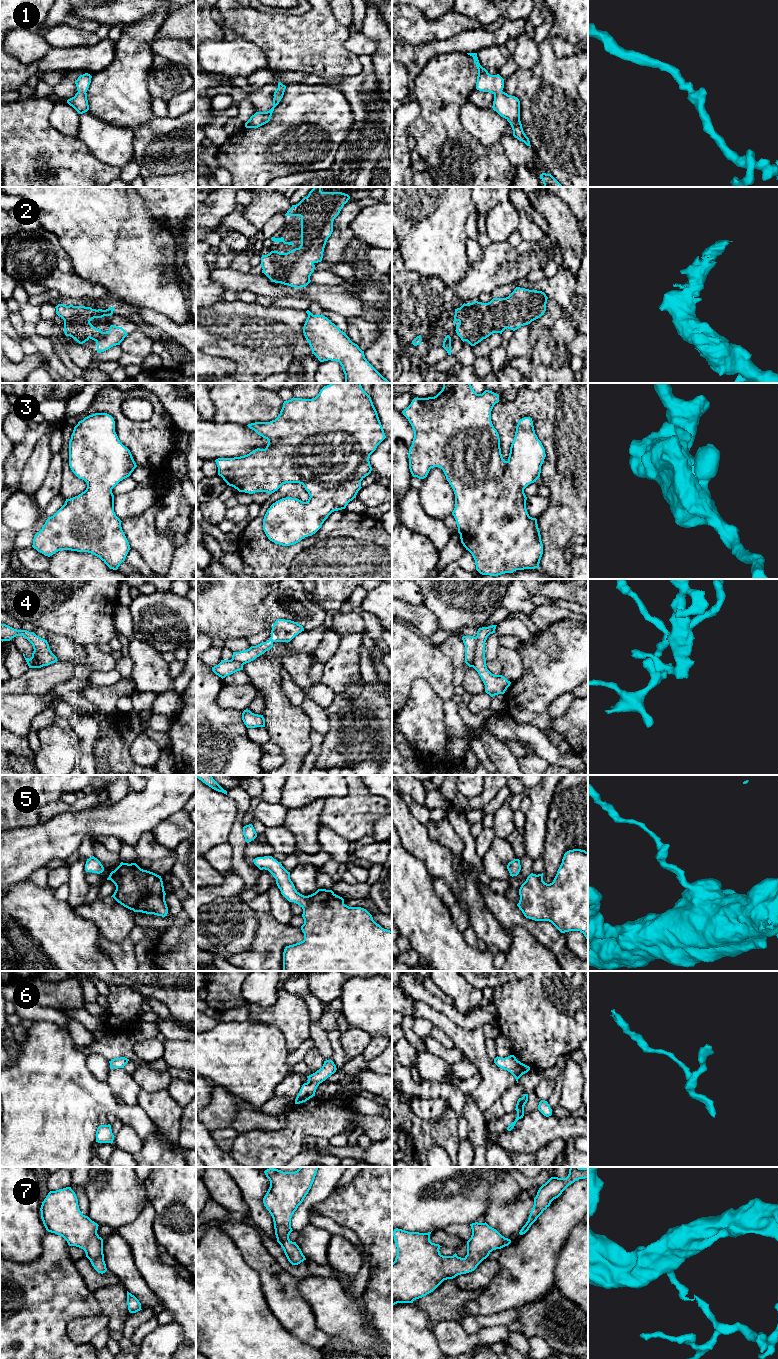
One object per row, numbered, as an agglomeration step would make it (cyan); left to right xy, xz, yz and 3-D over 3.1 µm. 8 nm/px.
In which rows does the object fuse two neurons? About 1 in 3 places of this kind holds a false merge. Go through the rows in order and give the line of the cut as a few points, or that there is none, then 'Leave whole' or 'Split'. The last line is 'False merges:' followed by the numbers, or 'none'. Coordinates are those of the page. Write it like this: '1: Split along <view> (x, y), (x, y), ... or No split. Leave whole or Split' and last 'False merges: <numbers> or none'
1: No split. Leave whole
2: No split. Leave whole
3: No split. Leave whole
4: Split along yz (476, 637), (475, 656), (471, 666). Split
5: No split. Leave whole
6: No split. Leave whole
7: No split. Leave whole
False merges: 4

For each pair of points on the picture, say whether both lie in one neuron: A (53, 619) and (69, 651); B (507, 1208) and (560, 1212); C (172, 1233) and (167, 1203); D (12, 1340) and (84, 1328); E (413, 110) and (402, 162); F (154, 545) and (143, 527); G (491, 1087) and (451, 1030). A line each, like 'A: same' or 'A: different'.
A: different
B: different
C: same
D: different
E: same
F: same
G: same

